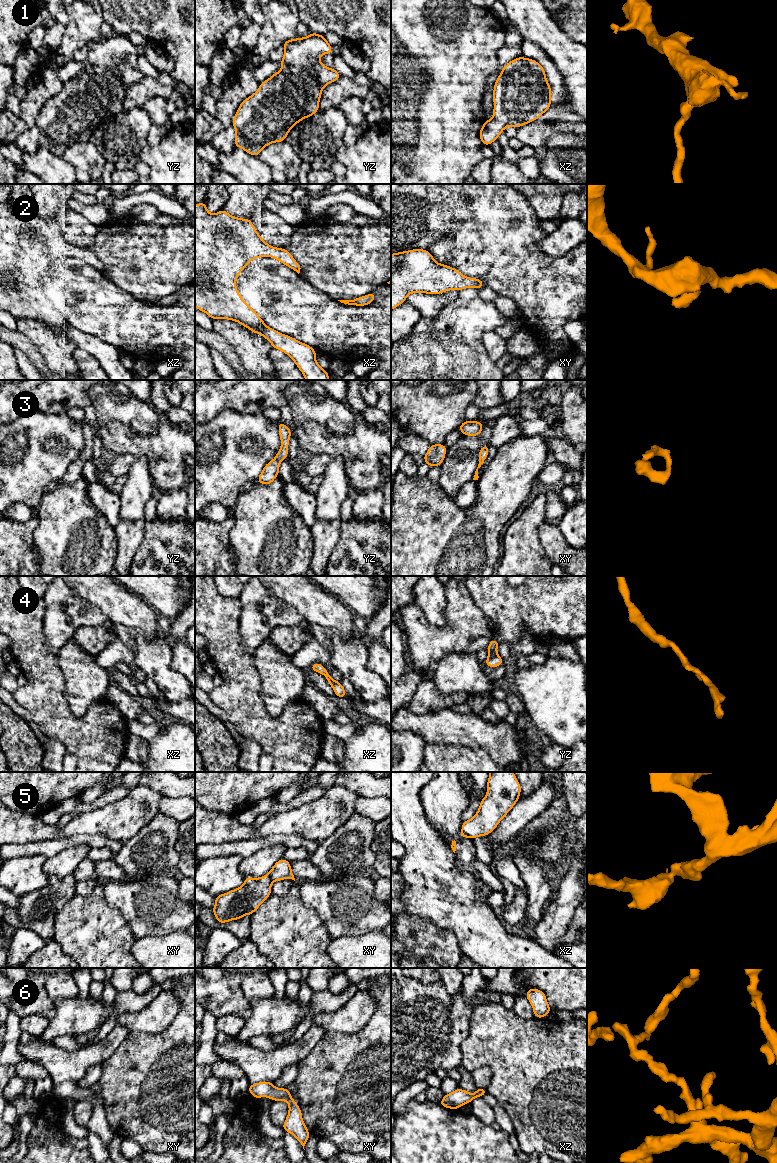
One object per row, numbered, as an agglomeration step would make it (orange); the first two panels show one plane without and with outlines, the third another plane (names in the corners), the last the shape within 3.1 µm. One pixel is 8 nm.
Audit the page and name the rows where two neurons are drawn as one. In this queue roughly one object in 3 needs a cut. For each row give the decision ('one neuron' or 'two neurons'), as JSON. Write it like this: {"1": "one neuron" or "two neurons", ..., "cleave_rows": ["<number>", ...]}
{"1": "one neuron", "2": "one neuron", "3": "one neuron", "4": "one neuron", "5": "two neurons", "6": "one neuron", "cleave_rows": ["5"]}

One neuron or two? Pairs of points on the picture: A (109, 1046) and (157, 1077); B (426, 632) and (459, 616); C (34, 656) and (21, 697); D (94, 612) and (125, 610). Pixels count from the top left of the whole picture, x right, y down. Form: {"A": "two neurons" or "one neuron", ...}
{"A": "two neurons", "B": "one neuron", "C": "one neuron", "D": "two neurons"}

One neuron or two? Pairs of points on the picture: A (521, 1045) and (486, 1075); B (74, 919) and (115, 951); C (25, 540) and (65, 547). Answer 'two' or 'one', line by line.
A: two
B: one
C: two

